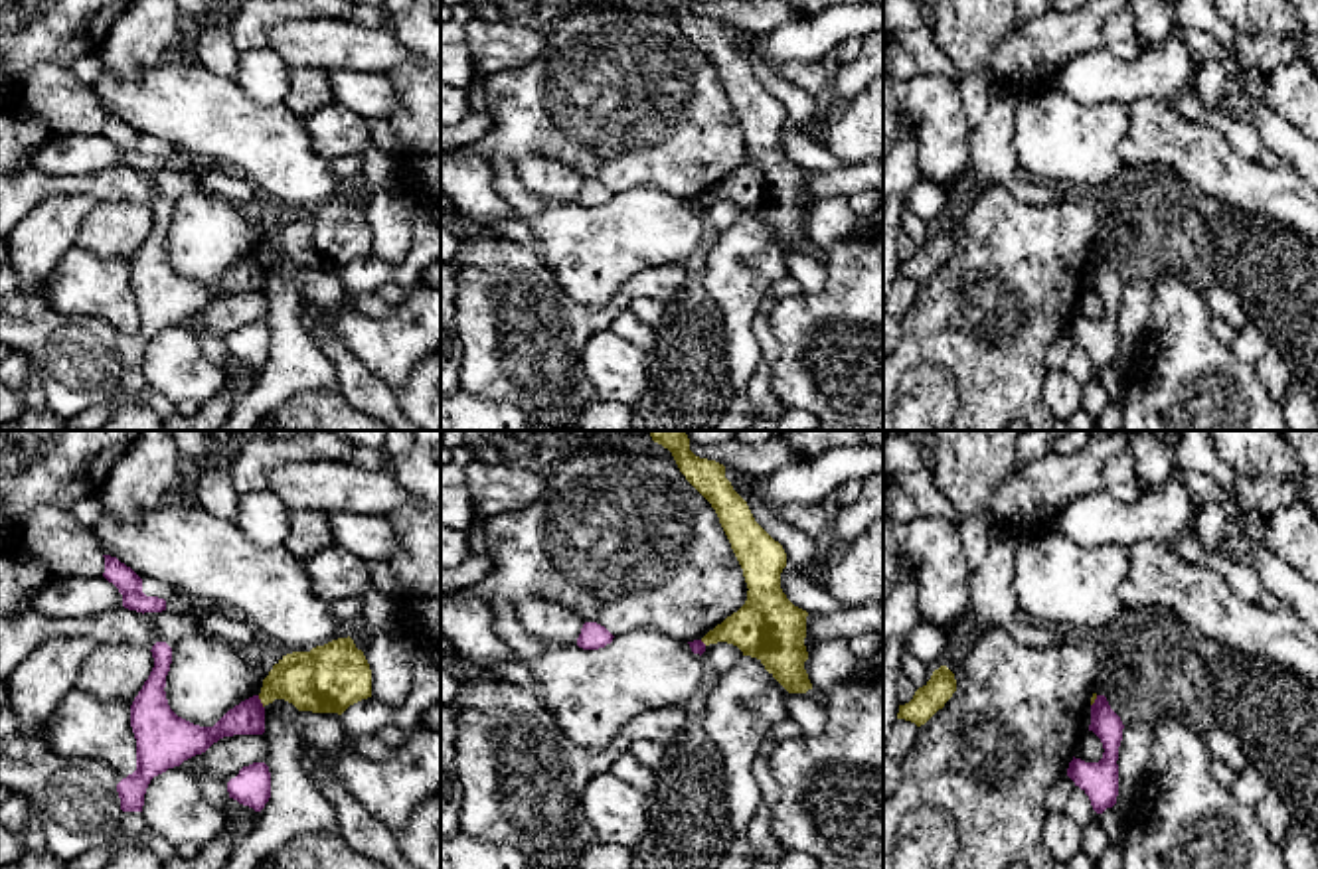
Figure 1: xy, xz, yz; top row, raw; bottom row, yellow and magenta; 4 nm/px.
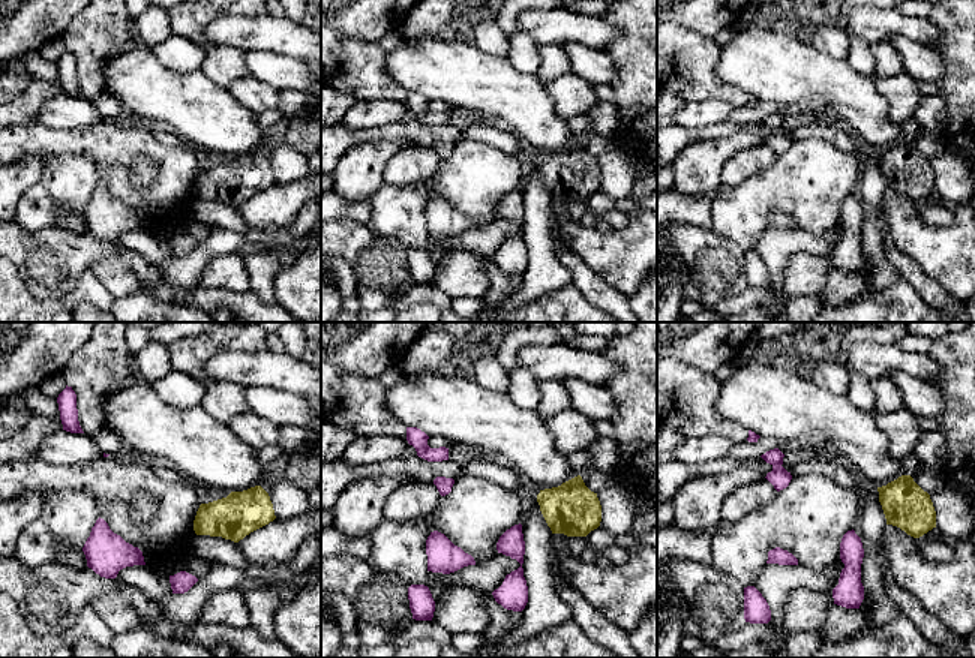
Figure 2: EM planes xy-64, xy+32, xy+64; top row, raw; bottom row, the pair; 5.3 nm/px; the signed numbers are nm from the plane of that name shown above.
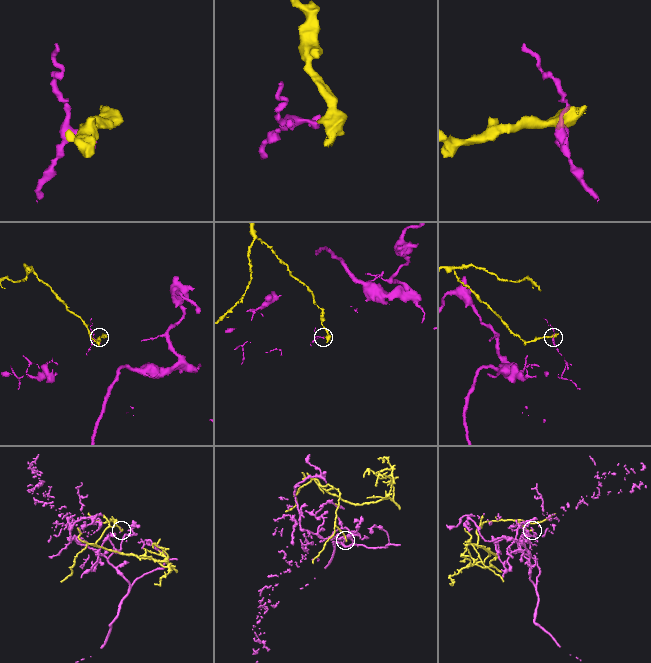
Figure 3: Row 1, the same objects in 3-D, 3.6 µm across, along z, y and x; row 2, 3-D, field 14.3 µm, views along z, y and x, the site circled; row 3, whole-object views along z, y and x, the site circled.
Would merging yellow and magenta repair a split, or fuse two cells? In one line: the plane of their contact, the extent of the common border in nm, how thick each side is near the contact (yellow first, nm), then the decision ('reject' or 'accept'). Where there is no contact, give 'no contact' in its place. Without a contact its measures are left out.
xy | 60 nm | 260/140 nm | reject

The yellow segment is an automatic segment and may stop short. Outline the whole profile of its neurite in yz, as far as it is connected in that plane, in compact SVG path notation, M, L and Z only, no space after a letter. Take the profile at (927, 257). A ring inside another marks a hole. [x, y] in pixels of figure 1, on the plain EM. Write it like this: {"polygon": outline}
{"polygon": "M941 223L933 229L931 237L915 249L909 261L899 263L897 276L905 276L921 284L945 265L954 249L954 231L947 223Z"}

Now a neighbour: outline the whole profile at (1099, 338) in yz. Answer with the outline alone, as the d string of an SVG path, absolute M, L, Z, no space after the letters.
M1097 253L1091 263L1091 282L1101 300L1103 316L1099 320L1085 320L1075 316L1069 320L1067 334L1079 344L1091 357L1091 363L1097 371L1103 371L1107 365L1116 361L1118 354L1118 304L1122 298L1122 278L1111 267L1105 253Z

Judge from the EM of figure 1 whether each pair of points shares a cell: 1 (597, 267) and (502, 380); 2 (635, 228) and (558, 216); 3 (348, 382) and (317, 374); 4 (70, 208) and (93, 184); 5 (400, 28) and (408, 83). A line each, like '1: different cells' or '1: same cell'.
1: different cells
2: same cell
3: different cells
4: different cells
5: same cell

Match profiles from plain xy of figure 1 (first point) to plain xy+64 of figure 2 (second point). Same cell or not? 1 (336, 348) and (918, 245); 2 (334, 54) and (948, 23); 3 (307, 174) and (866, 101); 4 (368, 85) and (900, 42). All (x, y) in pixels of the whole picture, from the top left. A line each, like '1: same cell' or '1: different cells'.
1: different cells
2: different cells
3: same cell
4: same cell

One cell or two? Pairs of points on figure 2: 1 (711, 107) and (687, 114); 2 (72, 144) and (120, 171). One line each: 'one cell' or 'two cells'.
1: one cell
2: one cell

